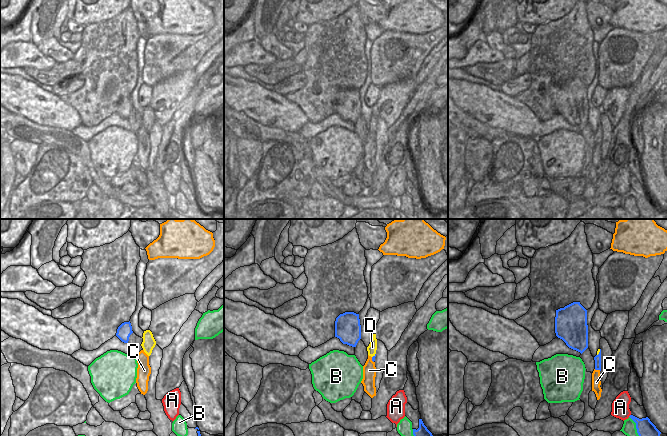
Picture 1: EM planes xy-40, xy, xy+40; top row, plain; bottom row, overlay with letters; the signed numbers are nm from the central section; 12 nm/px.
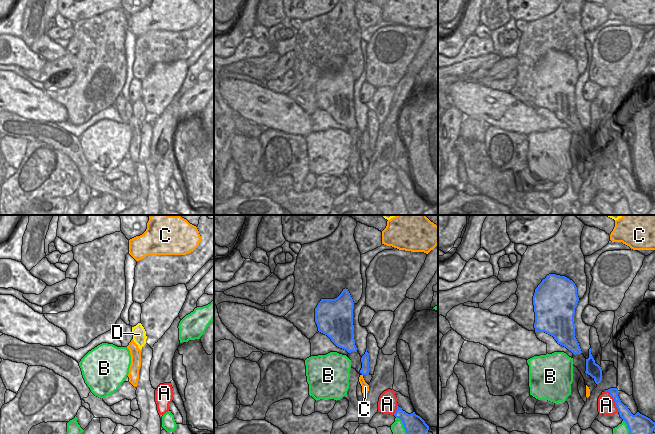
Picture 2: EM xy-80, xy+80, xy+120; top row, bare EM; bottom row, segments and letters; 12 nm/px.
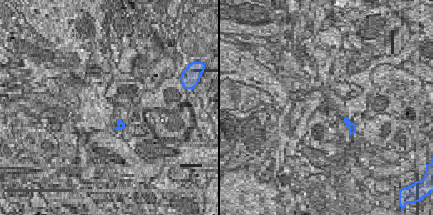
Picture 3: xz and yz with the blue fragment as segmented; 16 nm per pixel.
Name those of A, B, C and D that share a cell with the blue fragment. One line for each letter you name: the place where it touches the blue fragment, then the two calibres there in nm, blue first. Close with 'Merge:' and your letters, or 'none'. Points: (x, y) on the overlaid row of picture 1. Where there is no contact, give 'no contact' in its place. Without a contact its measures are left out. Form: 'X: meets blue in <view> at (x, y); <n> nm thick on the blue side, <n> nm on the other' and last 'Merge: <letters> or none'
Merge: none

